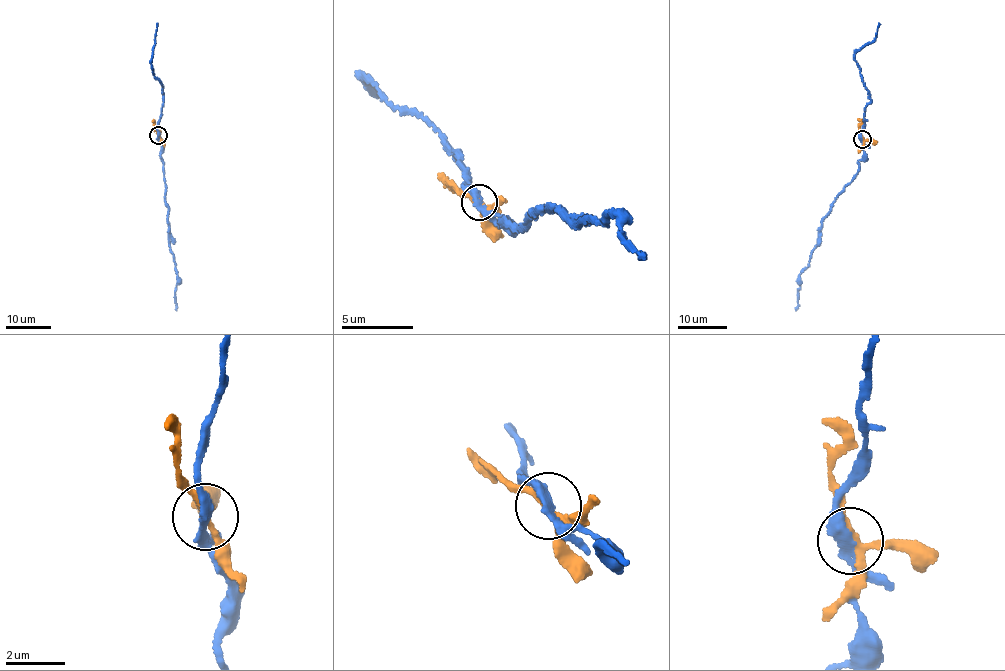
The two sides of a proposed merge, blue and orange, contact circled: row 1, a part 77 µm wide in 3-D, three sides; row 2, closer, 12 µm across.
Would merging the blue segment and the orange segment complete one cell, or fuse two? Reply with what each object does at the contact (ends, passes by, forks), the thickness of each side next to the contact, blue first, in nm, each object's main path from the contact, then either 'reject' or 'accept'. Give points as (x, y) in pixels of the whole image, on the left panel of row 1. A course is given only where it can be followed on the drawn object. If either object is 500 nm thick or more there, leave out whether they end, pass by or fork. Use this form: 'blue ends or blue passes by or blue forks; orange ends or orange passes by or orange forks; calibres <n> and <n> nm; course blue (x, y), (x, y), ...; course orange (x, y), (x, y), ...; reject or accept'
blue passes by; orange forks; calibres 320 and 220 nm; course blue (158, 135), (170, 246), (177, 276), (176, 310); course orange (158, 135), (152, 121); reject

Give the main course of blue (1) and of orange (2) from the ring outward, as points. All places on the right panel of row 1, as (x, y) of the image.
1: (862, 139), (863, 158), (858, 162), (858, 174), (823, 220), (817, 246), (800, 275), (795, 310)
2: (862, 139), (858, 119)

